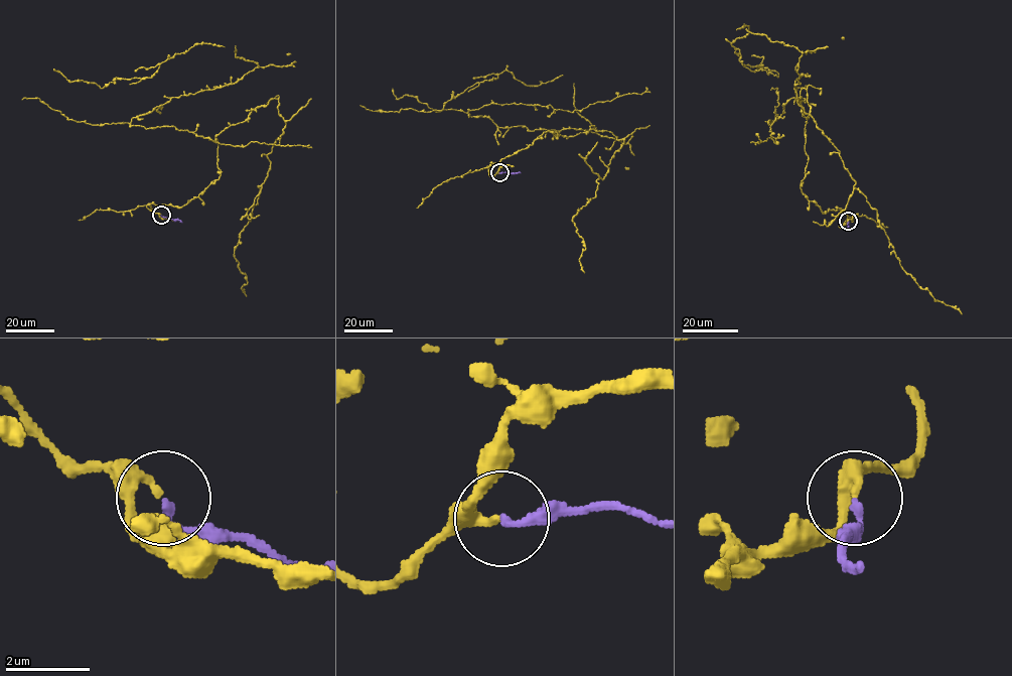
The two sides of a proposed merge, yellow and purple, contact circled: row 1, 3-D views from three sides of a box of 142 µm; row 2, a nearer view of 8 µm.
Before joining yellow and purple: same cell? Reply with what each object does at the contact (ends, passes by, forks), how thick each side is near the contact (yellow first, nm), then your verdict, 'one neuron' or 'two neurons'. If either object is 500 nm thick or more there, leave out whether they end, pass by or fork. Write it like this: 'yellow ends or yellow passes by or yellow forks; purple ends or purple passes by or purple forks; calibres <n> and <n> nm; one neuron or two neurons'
yellow ends; purple ends; calibres 240 and 160 nm; one neuron

